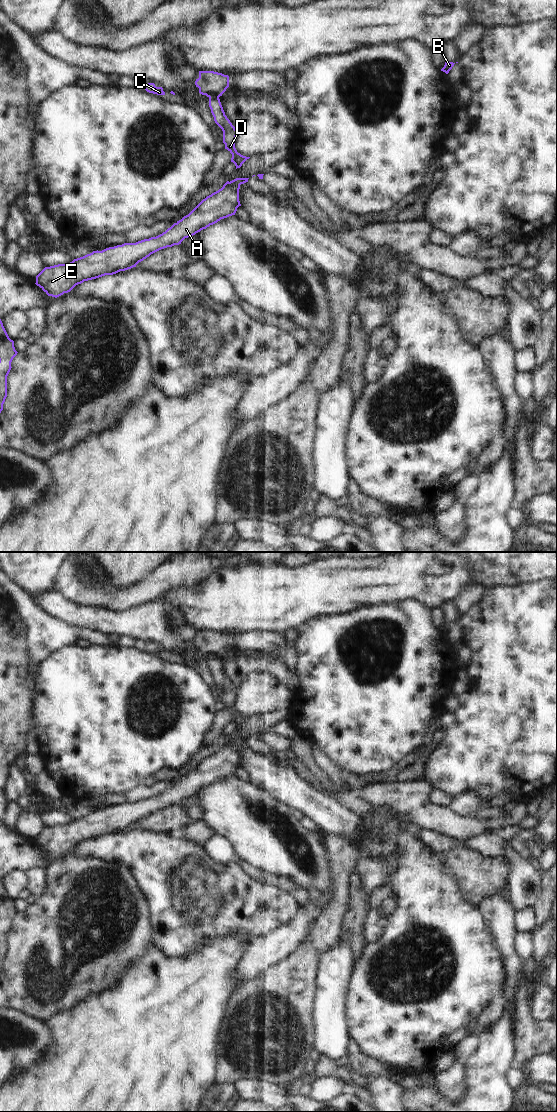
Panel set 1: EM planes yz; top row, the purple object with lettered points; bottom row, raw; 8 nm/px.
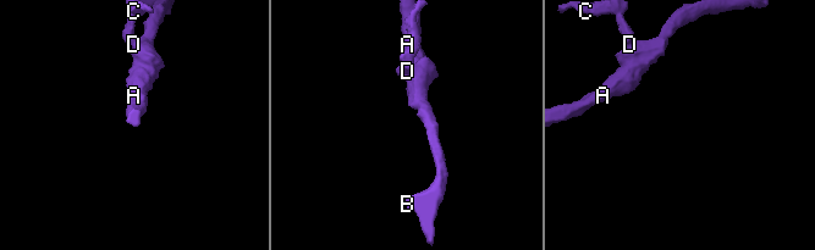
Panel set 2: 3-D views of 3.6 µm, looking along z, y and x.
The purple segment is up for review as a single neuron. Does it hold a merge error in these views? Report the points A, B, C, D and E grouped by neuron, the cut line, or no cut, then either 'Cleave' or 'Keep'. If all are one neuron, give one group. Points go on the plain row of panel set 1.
Groups: A B D E / C. Split along yz (209, 656), (218, 657). Cleave

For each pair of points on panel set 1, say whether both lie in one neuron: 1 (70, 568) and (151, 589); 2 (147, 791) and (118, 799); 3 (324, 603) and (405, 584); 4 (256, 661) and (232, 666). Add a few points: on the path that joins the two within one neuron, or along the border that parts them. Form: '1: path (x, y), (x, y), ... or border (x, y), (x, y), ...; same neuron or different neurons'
1: path (90, 586), (102, 595), (131, 595); same neuron
2: path (140, 793), (132, 797), (125, 797); same neuron
3: path (344, 584), (385, 584); same neuron
4: path (250, 662), (245, 662), (238, 666); same neuron

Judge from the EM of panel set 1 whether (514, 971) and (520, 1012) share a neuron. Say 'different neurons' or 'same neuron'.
same neuron

